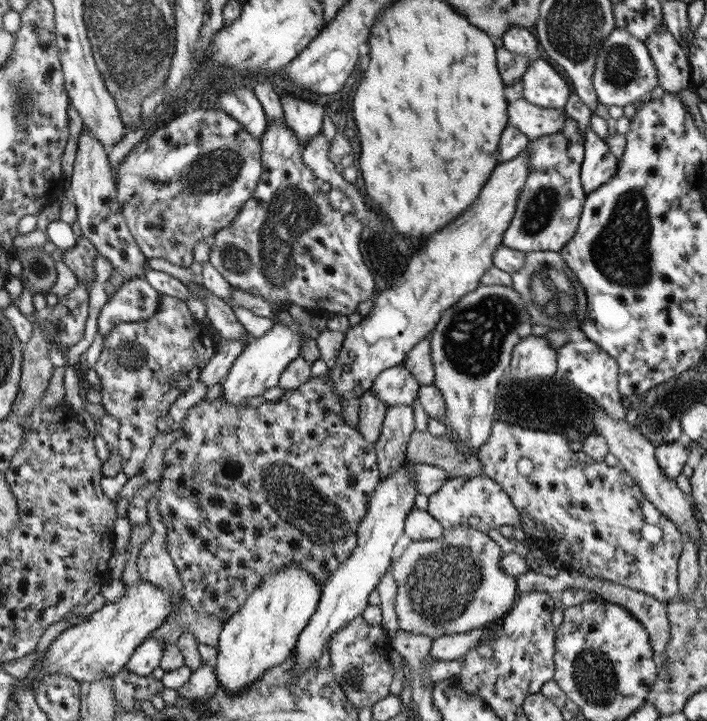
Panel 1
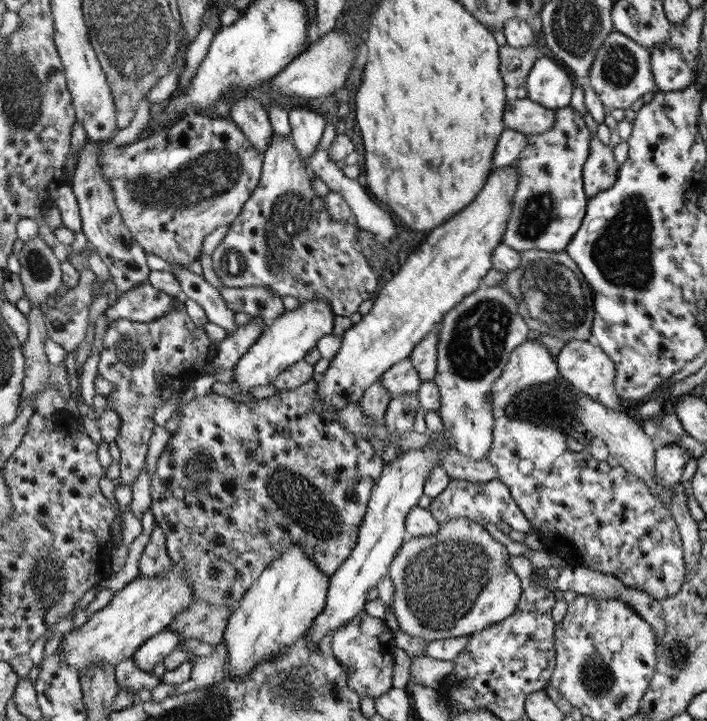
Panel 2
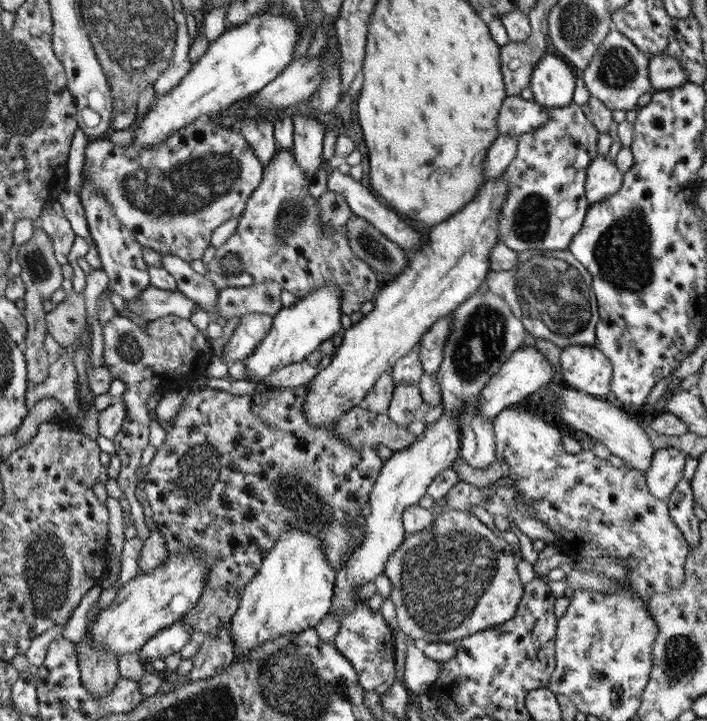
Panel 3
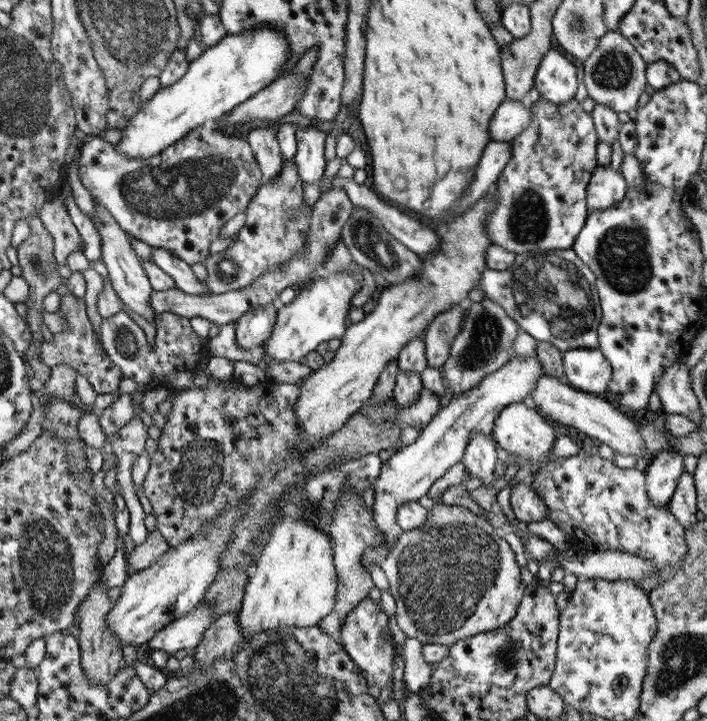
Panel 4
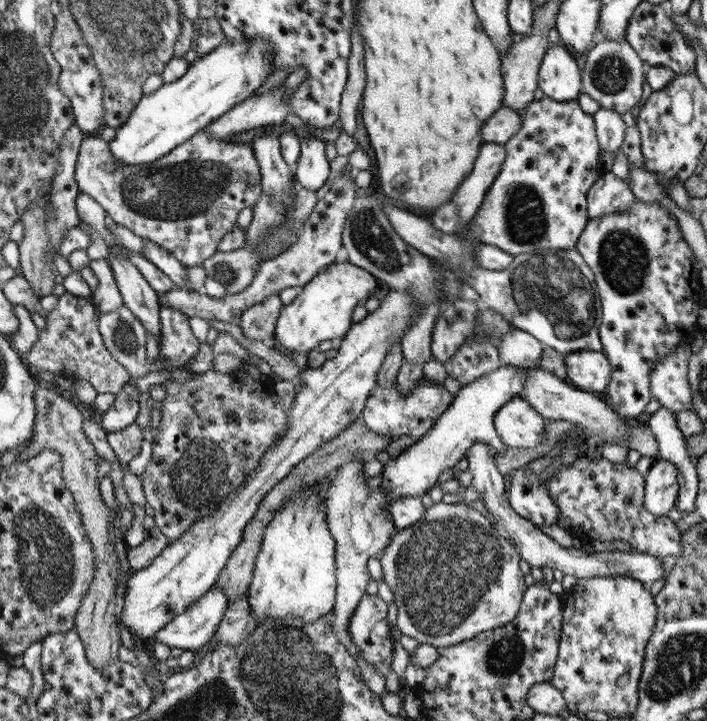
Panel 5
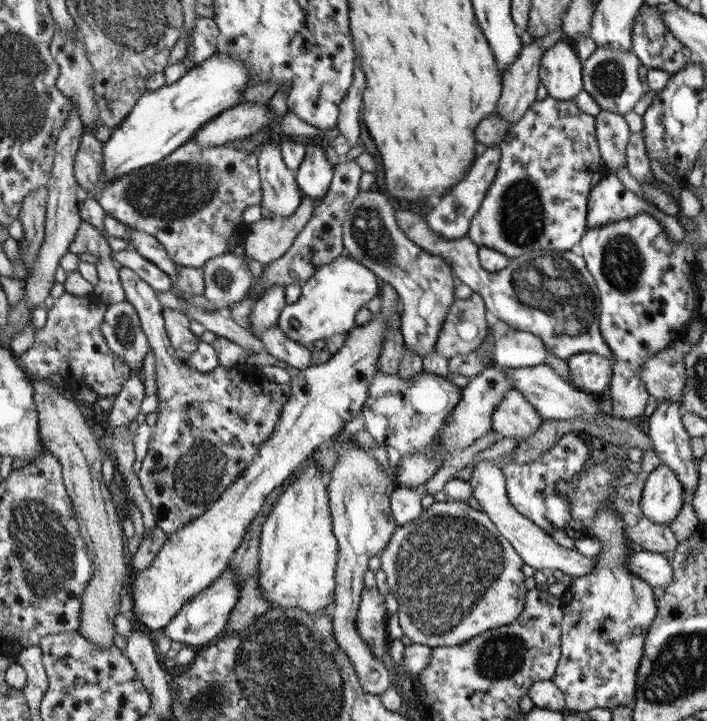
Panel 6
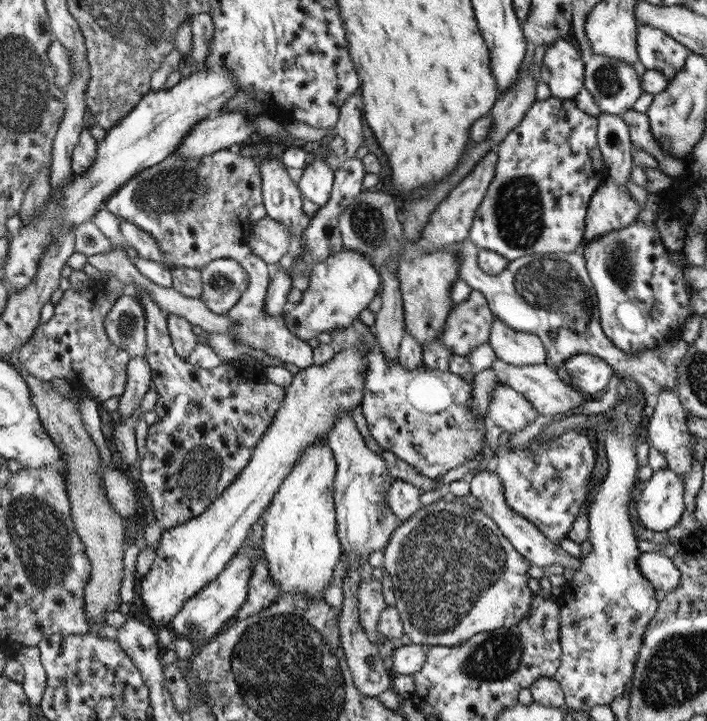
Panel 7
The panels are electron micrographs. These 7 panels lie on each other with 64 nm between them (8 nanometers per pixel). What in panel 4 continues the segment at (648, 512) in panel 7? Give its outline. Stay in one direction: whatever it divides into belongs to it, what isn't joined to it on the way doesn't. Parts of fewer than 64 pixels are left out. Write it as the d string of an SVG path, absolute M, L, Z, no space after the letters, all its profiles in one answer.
M660 451L647 466L645 473L648 500L657 507L667 508L685 471L683 455L672 451Z

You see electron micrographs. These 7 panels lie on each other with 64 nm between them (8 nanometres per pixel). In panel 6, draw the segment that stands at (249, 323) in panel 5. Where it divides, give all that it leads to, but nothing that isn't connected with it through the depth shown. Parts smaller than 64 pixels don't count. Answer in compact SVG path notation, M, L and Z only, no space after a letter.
M285 284L269 288L258 300L252 312L253 330L266 330L277 324L282 309L287 305L284 298Z

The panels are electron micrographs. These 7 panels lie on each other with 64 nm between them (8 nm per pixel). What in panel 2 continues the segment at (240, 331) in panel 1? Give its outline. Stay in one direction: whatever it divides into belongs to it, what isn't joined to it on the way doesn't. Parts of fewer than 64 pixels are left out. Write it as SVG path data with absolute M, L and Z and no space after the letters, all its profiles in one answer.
M172 262L172 265L175 267L174 276L182 285L181 297L192 298L198 302L205 310L208 320L224 328L227 336L235 334L239 327L234 321L235 312L227 307L220 290L214 288L202 275L190 272L183 264Z

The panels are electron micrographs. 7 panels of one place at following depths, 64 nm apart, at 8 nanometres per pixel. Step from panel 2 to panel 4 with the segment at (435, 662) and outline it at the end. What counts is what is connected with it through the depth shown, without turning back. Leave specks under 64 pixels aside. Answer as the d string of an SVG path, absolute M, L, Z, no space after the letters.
M406 638L402 654L404 657L404 674L406 690L419 693L429 685L433 664L423 657L423 644L416 639Z

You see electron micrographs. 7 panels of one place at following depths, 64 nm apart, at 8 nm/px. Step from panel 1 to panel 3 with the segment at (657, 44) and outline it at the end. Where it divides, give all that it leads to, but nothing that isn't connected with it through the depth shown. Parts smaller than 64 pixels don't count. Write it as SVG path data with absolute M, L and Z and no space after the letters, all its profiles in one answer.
M662 53L649 58L649 79L651 86L660 91L686 84L688 75L678 60Z

